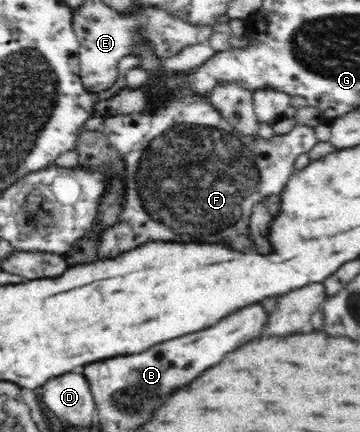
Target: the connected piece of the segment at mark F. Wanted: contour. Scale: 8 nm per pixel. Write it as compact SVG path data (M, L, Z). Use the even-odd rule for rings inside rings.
M176 89L169 97L160 97L155 100L157 107L141 113L129 115L114 115L104 118L99 128L107 137L108 144L126 163L126 176L124 176L124 196L122 213L118 224L100 232L98 242L98 260L106 260L118 256L120 252L128 252L138 248L144 242L152 240L176 240L180 244L232 244L232 248L250 252L254 244L250 240L248 222L250 214L244 210L244 200L256 196L266 200L272 194L280 194L287 186L294 169L294 162L301 154L308 153L318 142L314 129L310 126L296 124L290 132L286 133L286 146L284 135L282 138L274 136L269 139L250 137L236 130L212 106L208 97L192 95L188 89ZM246 212L246 228L220 228L232 226L240 216Z

